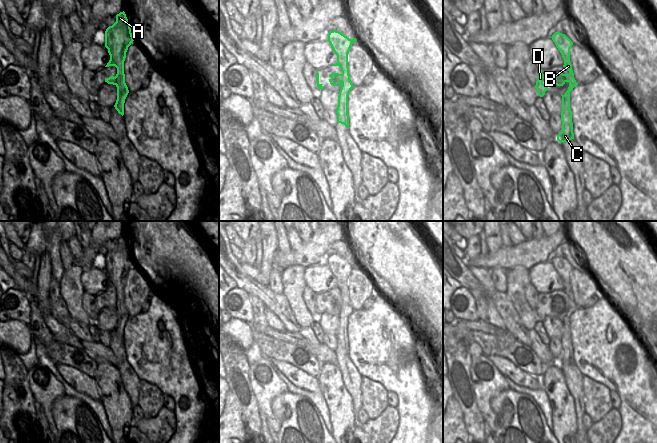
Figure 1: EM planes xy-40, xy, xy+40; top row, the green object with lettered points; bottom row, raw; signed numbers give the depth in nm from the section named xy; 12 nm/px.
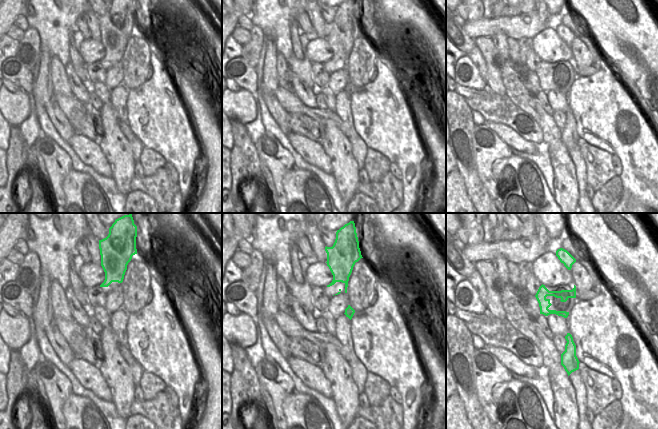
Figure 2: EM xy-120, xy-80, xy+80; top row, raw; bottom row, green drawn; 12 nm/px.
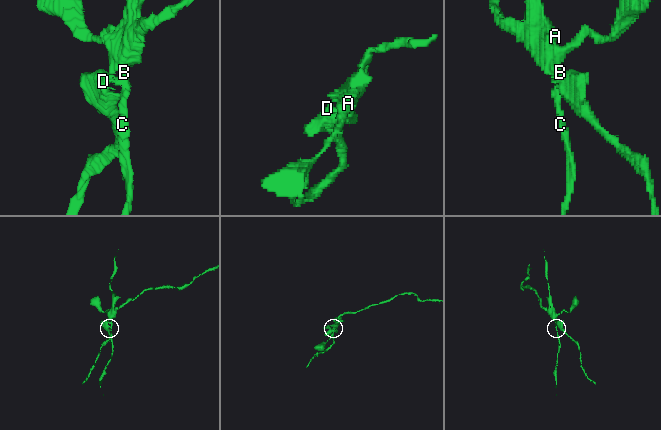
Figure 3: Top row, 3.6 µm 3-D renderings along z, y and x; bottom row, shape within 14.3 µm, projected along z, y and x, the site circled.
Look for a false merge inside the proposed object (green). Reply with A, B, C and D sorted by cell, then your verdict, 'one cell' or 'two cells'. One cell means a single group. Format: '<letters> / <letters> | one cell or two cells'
A B C / D | two cells

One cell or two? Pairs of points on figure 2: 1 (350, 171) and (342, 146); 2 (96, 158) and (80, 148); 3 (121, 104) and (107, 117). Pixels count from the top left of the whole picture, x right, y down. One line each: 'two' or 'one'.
1: one
2: one
3: two

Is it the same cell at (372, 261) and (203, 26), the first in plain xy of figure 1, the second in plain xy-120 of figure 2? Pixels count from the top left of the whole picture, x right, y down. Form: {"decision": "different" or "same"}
{"decision": "same"}

